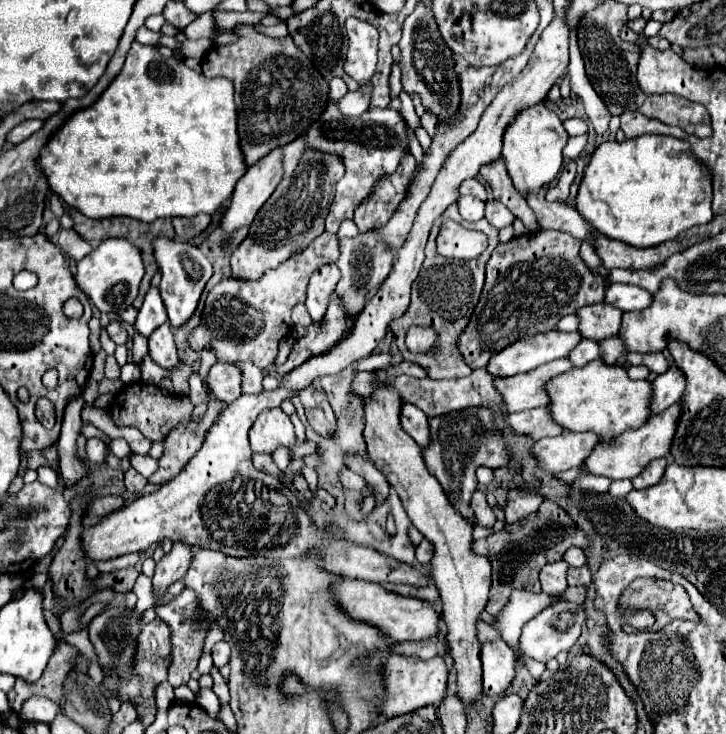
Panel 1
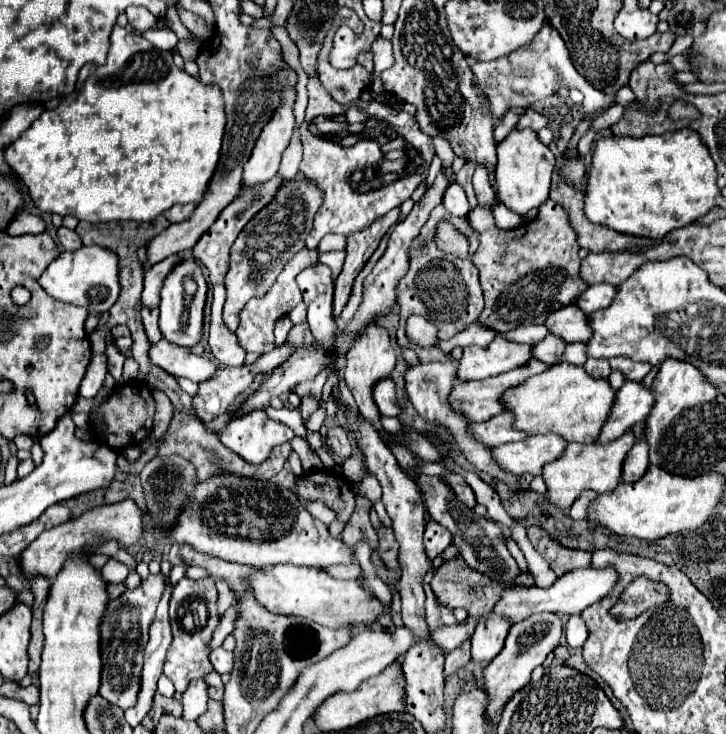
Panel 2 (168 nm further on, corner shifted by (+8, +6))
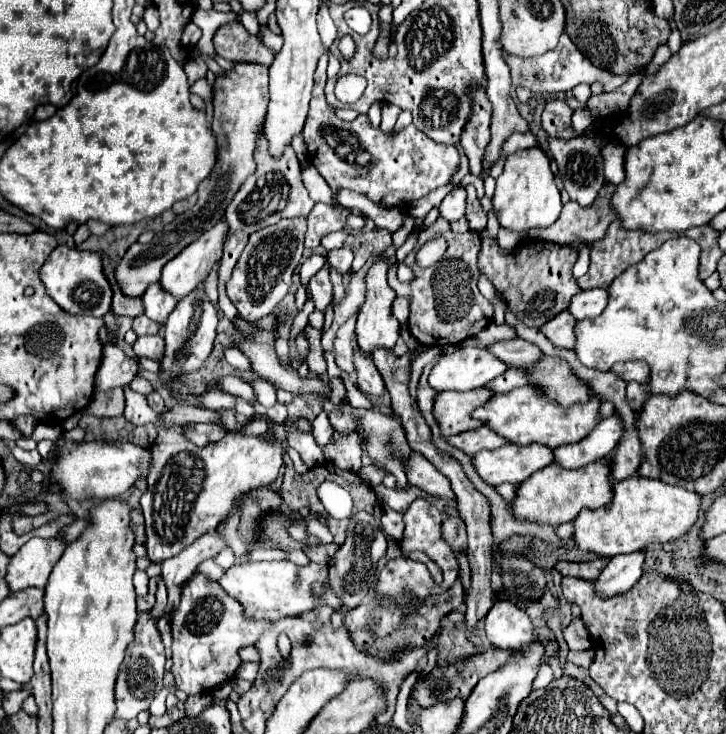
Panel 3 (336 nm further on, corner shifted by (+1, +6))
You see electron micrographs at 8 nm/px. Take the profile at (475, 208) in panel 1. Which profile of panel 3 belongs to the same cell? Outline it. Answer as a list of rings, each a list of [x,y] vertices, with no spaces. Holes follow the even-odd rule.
[[[456,188],[442,200],[440,218],[444,218],[446,222],[456,222],[458,218],[464,216],[464,210],[466,210],[466,190]]]

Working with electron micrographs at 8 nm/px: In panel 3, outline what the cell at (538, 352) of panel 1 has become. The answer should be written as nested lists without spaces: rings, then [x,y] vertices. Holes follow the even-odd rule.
[[[460,346],[456,348],[452,354],[444,354],[438,364],[432,368],[428,384],[436,390],[436,392],[446,392],[446,390],[456,390],[456,392],[466,392],[466,390],[474,390],[484,386],[486,382],[494,380],[496,376],[506,372],[506,364],[500,362],[496,356],[492,356],[486,350],[476,350],[474,346]]]

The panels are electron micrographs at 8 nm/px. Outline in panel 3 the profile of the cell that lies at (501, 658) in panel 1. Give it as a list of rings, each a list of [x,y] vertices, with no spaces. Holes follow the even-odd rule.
[[[496,600],[486,614],[486,636],[496,648],[520,648],[536,640],[528,614],[508,600]]]

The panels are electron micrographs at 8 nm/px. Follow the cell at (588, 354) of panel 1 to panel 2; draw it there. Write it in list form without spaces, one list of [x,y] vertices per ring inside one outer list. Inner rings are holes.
[[[547,334],[545,340],[541,340],[539,344],[535,344],[533,356],[541,362],[547,362],[549,366],[557,364],[561,360],[561,354],[565,352],[567,344],[561,342],[561,338],[555,338],[555,334]]]

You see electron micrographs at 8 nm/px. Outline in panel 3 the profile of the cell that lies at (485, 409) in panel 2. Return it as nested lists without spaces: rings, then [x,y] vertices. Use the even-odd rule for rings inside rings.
[[[476,388],[468,392],[440,392],[434,402],[434,418],[440,426],[440,434],[450,438],[460,432],[476,430],[482,426],[480,420],[472,418],[472,412],[490,398],[492,394],[486,388]]]

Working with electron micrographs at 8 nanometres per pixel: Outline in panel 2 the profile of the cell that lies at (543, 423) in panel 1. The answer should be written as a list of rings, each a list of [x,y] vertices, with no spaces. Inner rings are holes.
[[[509,410],[493,416],[487,422],[471,424],[471,432],[475,434],[475,438],[479,442],[489,444],[489,446],[499,446],[499,444],[505,444],[505,442],[527,438],[527,434],[513,430],[513,414],[509,414]]]

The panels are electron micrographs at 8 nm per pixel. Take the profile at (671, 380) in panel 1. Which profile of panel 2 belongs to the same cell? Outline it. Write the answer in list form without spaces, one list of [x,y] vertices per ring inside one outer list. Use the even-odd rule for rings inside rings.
[[[625,382],[617,392],[617,400],[613,404],[611,416],[597,438],[597,444],[611,442],[619,438],[631,426],[645,422],[645,414],[649,414],[653,406],[653,392],[643,382]]]

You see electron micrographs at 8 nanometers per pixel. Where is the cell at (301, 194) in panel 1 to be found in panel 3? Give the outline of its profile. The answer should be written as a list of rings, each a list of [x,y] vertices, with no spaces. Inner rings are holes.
[[[292,218],[292,220],[280,220],[276,226],[268,226],[250,236],[238,260],[238,266],[234,266],[226,286],[226,294],[230,302],[238,308],[240,318],[244,318],[246,322],[256,322],[272,314],[272,310],[276,310],[280,300],[290,290],[290,278],[294,268],[302,260],[304,234],[306,234],[306,218]]]

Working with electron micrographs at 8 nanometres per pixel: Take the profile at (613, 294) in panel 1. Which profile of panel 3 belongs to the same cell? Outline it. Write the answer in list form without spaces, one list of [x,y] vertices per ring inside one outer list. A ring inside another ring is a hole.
[[[584,290],[572,298],[572,304],[568,306],[568,312],[580,322],[586,318],[596,318],[608,304],[608,292],[606,290]]]

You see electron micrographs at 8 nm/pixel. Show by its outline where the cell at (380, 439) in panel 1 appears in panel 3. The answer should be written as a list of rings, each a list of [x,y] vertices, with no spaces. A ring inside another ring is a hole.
[[[378,254],[374,258],[372,268],[366,274],[366,300],[360,306],[358,322],[356,322],[358,346],[366,354],[372,354],[374,348],[388,348],[388,350],[392,350],[392,346],[396,344],[398,334],[400,334],[400,324],[398,324],[398,320],[392,314],[392,302],[396,298],[396,292],[386,282],[386,270],[388,270],[388,262],[386,262],[384,254]]]

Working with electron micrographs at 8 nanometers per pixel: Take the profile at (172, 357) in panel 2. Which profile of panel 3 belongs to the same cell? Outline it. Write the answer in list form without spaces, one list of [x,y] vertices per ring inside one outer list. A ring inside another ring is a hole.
[[[154,334],[154,336],[138,336],[138,340],[132,346],[134,354],[138,358],[152,358],[156,362],[162,360],[162,352],[164,352],[164,338],[162,334]]]

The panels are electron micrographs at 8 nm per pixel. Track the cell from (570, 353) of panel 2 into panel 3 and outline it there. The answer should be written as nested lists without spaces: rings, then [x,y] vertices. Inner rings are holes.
[[[508,368],[506,374],[494,378],[492,382],[486,384],[486,390],[490,390],[492,394],[504,394],[504,392],[510,392],[514,388],[520,388],[520,386],[526,386],[526,378],[524,378],[524,372],[518,368]]]

